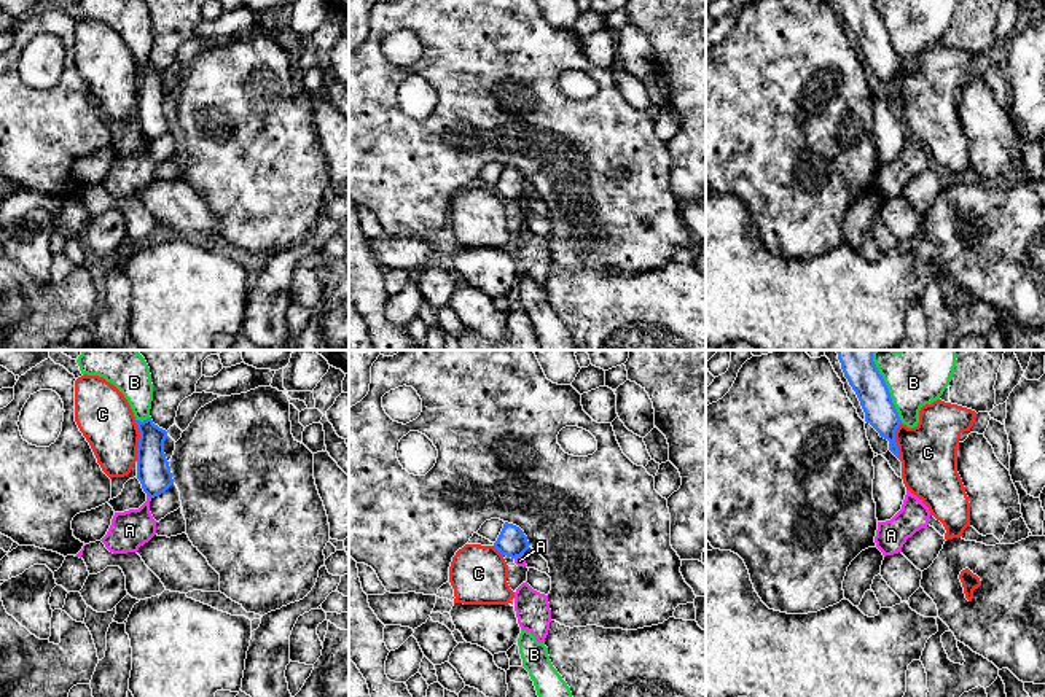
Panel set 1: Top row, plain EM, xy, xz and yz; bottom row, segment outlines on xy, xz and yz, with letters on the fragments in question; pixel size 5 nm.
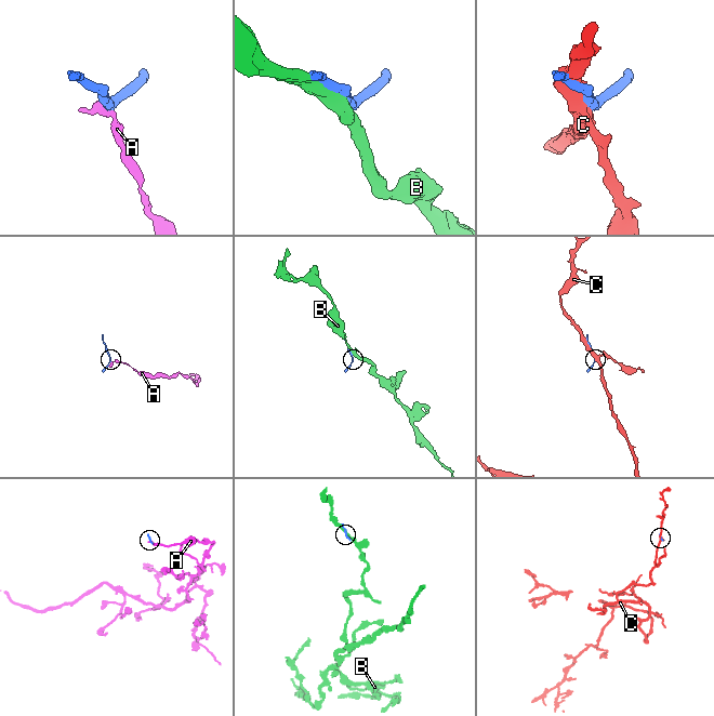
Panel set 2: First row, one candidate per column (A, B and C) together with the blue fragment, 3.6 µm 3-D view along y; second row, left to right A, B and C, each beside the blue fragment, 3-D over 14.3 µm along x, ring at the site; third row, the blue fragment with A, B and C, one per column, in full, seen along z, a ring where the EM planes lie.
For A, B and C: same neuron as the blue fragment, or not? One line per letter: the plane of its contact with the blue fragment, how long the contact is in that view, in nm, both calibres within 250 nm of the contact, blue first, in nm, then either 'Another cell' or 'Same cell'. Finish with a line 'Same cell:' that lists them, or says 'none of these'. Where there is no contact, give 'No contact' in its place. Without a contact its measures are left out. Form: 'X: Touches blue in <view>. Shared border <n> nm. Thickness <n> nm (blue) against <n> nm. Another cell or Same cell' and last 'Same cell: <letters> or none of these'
A: Touches blue in xy. Shared border 40 nm. Thickness 170 nm (blue) against 200 nm. Another cell
B: Touches blue in yz. Shared border 360 nm. Thickness 160 nm (blue) against 260 nm. Another cell
C: Touches blue in xy. Shared border 200 nm. Thickness 170 nm (blue) against 280 nm. Another cell
Same cell: none of these

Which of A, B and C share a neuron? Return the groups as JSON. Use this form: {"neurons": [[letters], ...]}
{"neurons": [["A"], ["B"], ["C"]]}

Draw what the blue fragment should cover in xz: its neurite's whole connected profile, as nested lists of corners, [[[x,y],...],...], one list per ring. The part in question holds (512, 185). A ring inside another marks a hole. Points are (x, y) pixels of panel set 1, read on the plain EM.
[[[505,165],[497,185],[494,186],[494,191],[502,199],[516,202],[524,199],[524,196],[529,193],[529,185],[519,170]]]

